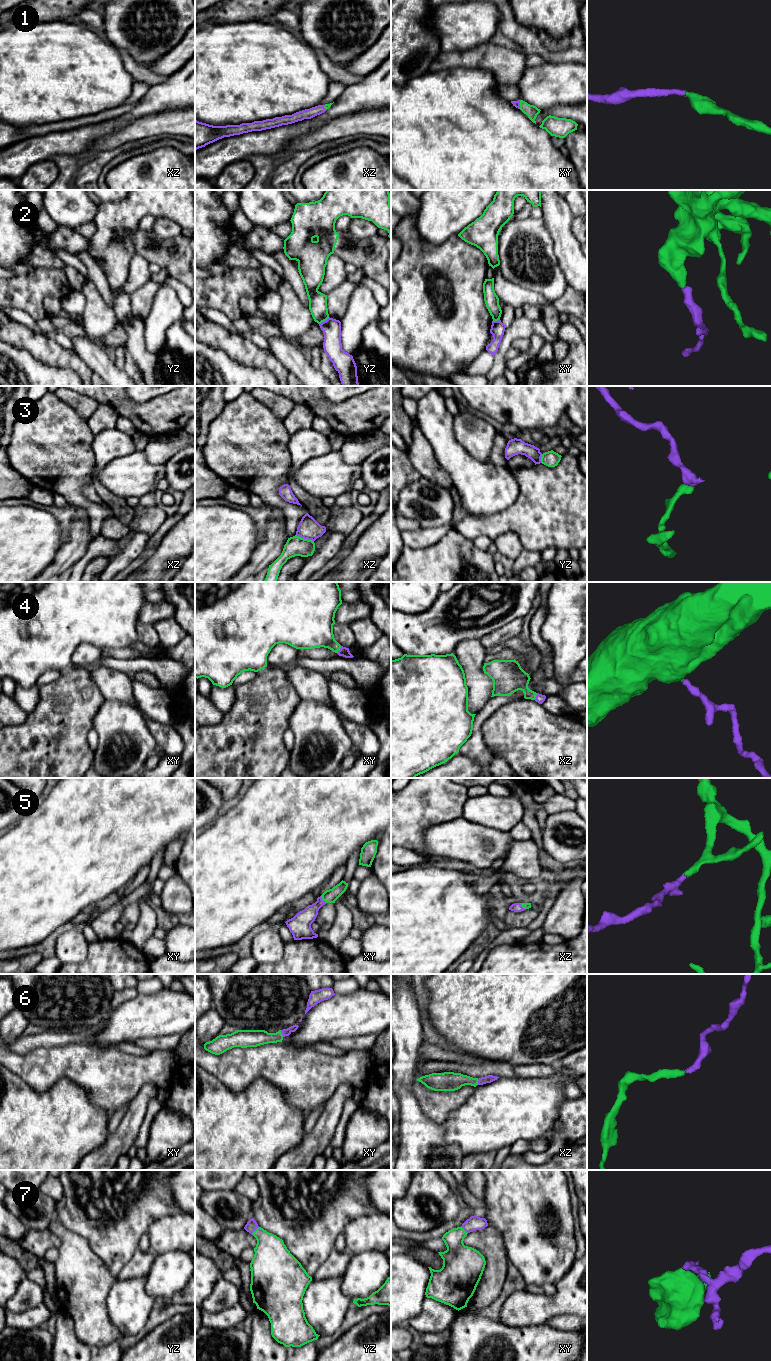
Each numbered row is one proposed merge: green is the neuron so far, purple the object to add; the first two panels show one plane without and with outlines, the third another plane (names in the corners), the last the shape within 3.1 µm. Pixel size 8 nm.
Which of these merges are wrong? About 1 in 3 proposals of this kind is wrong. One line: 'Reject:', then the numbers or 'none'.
Reject: 2, 3

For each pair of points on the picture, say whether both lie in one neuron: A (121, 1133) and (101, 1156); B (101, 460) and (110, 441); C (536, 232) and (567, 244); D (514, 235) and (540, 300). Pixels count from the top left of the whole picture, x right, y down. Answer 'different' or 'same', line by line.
A: same
B: same
C: different
D: different

